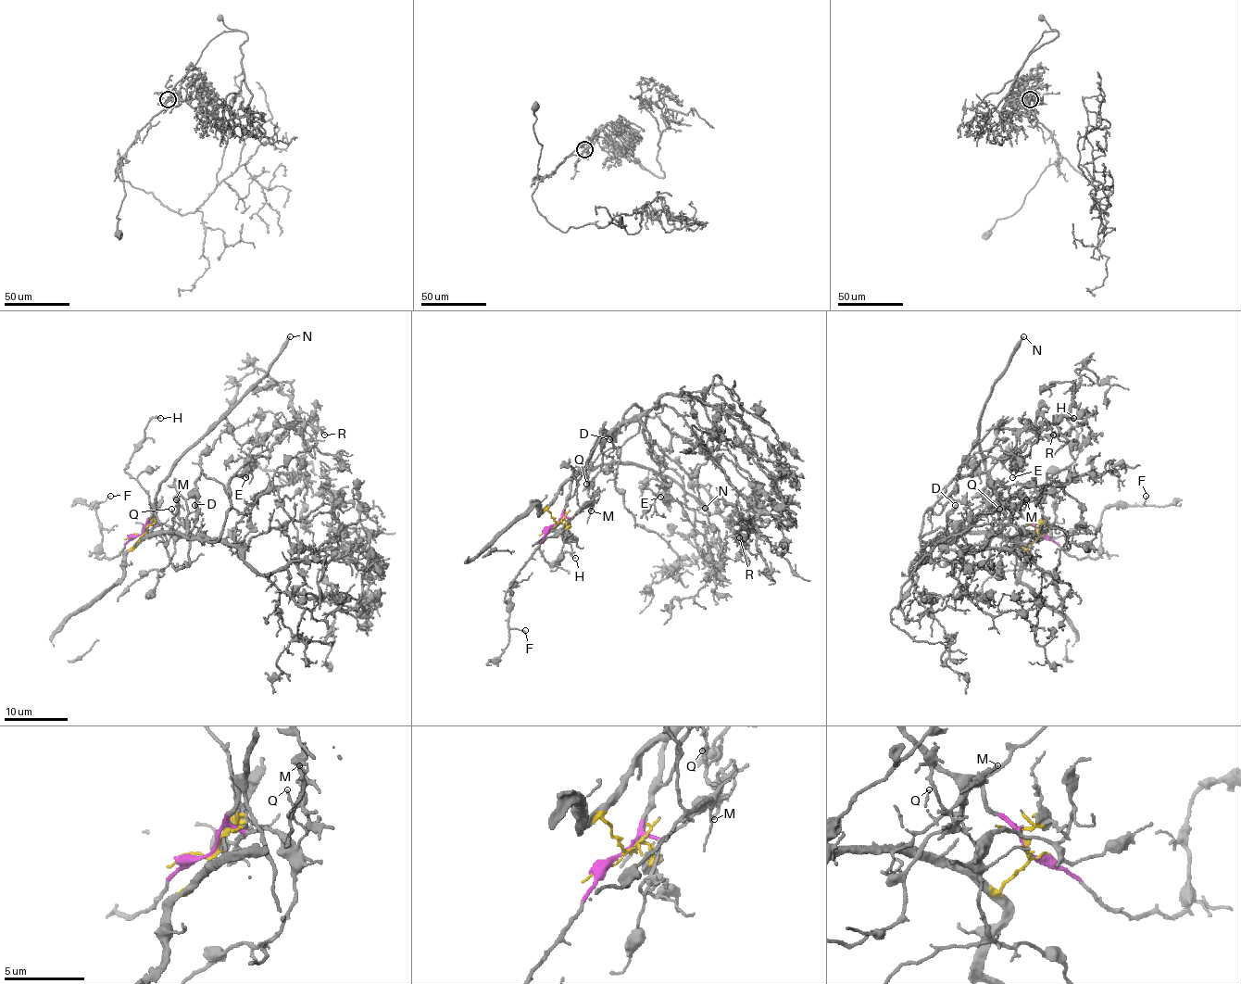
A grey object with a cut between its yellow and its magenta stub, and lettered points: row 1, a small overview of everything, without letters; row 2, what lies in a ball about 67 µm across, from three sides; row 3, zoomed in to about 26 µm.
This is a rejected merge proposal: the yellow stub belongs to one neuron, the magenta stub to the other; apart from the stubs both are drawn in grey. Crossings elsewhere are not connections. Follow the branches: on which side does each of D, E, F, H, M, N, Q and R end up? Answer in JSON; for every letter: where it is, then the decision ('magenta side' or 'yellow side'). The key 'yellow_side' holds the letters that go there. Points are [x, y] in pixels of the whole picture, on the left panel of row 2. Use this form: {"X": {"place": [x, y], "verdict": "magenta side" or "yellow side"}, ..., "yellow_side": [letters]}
{"D": {"place": [194, 505], "verdict": "yellow side"}, "E": {"place": [245, 477], "verdict": "yellow side"}, "F": {"place": [110, 496], "verdict": "magenta side"}, "H": {"place": [160, 418], "verdict": "magenta side"}, "M": {"place": [176, 499], "verdict": "yellow side"}, "N": {"place": [290, 336], "verdict": "magenta side"}, "Q": {"place": [171, 509], "verdict": "yellow side"}, "R": {"place": [324, 435], "verdict": "yellow side"}, "yellow_side": ["D", "E", "M", "Q", "R"]}

